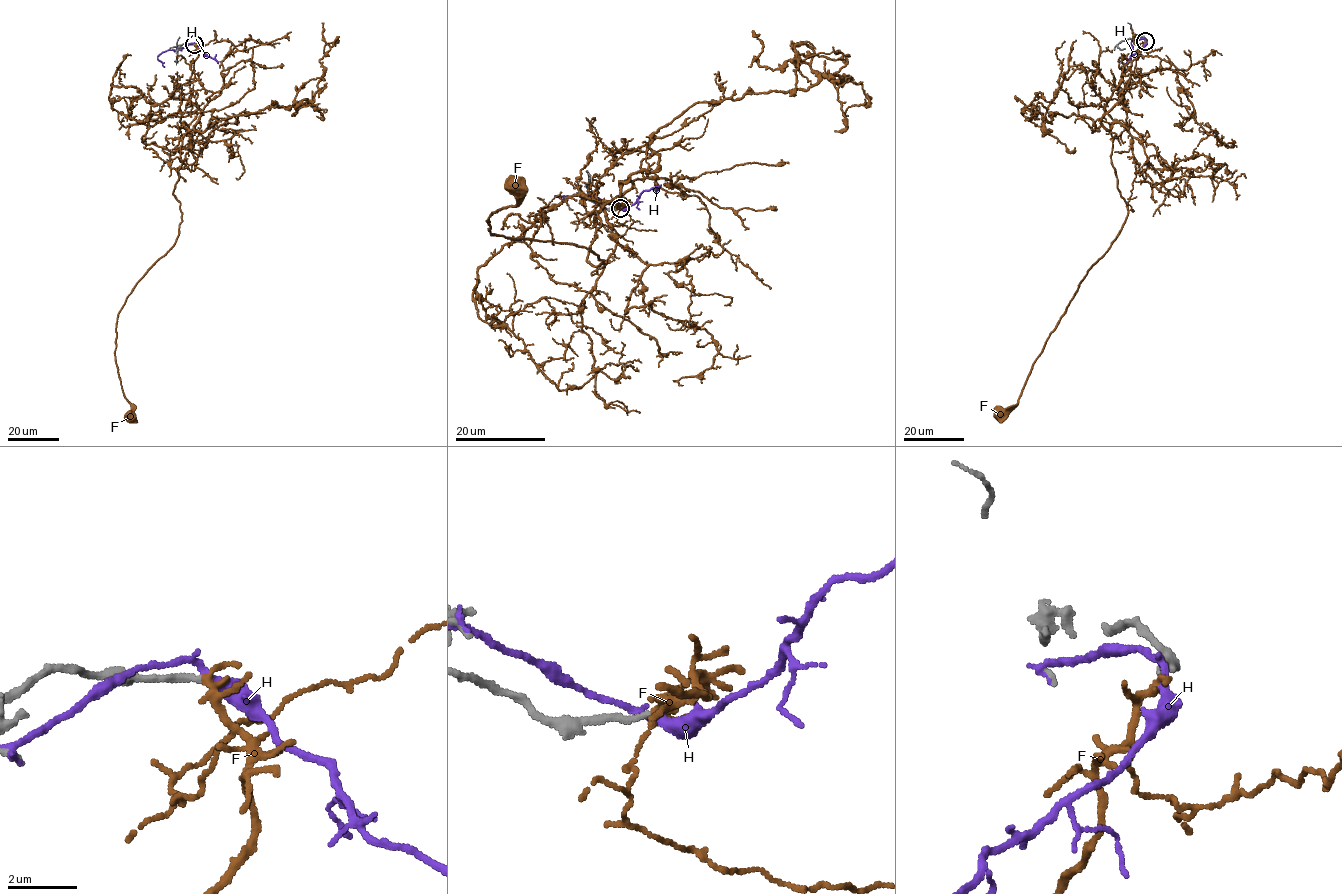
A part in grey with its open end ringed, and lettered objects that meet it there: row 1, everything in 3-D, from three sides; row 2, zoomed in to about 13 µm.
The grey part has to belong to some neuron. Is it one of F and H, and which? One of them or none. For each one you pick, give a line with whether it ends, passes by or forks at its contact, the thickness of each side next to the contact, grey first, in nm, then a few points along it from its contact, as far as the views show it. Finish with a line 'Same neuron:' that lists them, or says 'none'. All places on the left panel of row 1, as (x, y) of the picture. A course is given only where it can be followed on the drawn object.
F: it passes by; 200 nm thick on the grey side, 200 nm on the other; it runs (194, 44), (189, 99), (201, 113), (180, 147), (179, 234), (117, 319), (115, 361), (130, 416)
Same neuron: F

